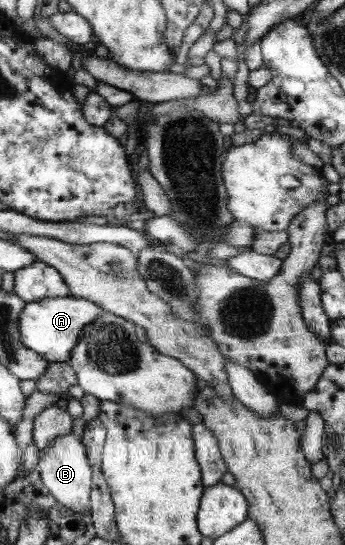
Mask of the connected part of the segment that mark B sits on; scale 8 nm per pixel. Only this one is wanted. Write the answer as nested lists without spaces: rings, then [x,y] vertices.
[[[71,430],[57,436],[53,443],[40,450],[38,466],[35,468],[47,489],[62,506],[69,508],[75,514],[85,514],[91,511],[90,495],[92,484],[92,467],[87,459],[87,449],[78,433]]]

